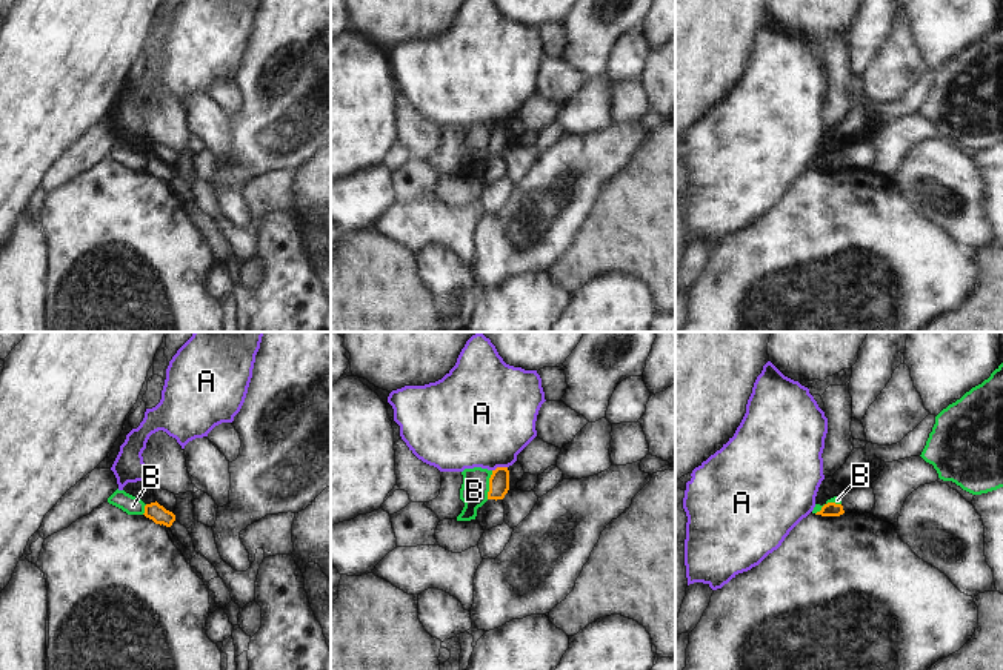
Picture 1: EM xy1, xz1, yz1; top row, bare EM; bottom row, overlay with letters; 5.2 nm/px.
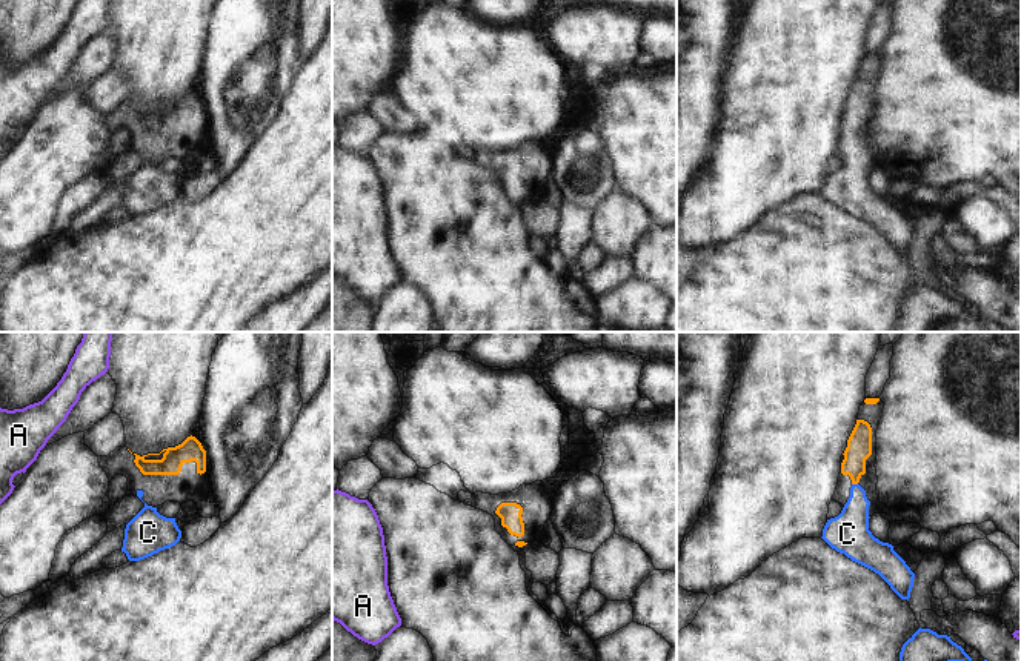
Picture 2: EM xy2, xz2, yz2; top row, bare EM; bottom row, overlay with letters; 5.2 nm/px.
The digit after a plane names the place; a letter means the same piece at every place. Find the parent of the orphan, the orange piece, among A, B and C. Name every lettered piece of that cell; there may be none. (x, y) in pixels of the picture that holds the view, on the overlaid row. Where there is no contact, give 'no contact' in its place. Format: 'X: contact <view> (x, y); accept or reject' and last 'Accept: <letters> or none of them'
A: contact xz1 (499, 467); reject
B: contact xz1 (489, 484); reject
C: contact yz2 (855, 483); accept
Accept: C

